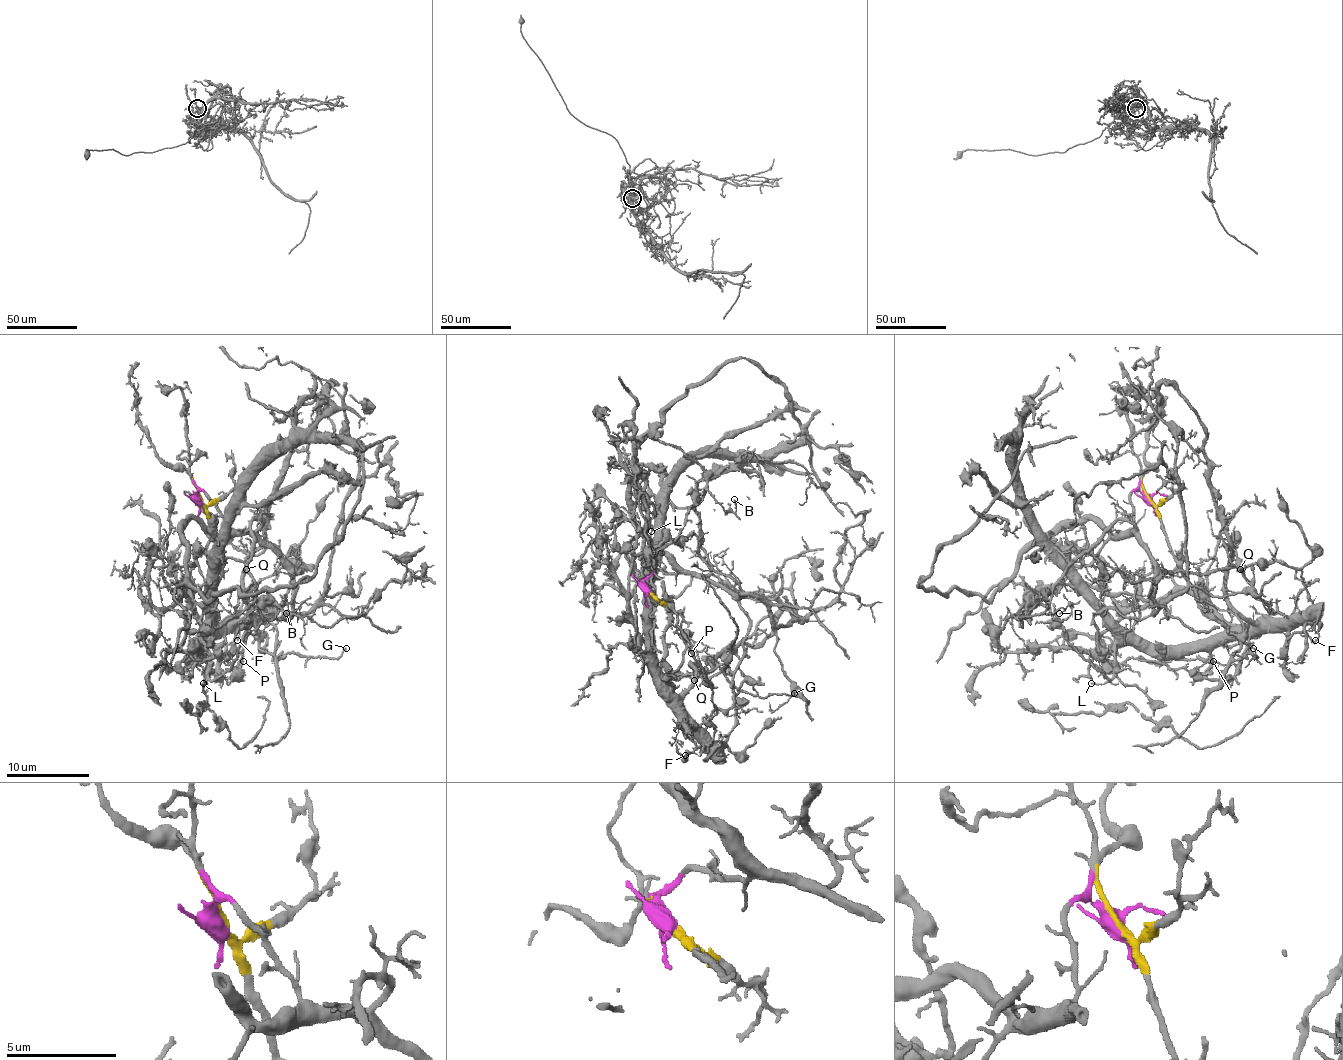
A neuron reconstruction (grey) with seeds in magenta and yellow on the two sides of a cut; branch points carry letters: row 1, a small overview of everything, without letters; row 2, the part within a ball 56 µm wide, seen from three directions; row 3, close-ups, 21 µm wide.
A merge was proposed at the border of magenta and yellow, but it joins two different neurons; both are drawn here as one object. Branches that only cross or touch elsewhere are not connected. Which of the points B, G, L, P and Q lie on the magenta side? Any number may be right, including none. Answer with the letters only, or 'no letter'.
B

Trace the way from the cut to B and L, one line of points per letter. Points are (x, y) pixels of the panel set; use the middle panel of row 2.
B: (649, 589), (653, 571), (708, 571), (696, 507), (706, 490), (725, 511), (735, 509), (733, 498)
L: (649, 589), (667, 610), (663, 661), (657, 666), (651, 649), (649, 618), (653, 558), (657, 554), (651, 531)

